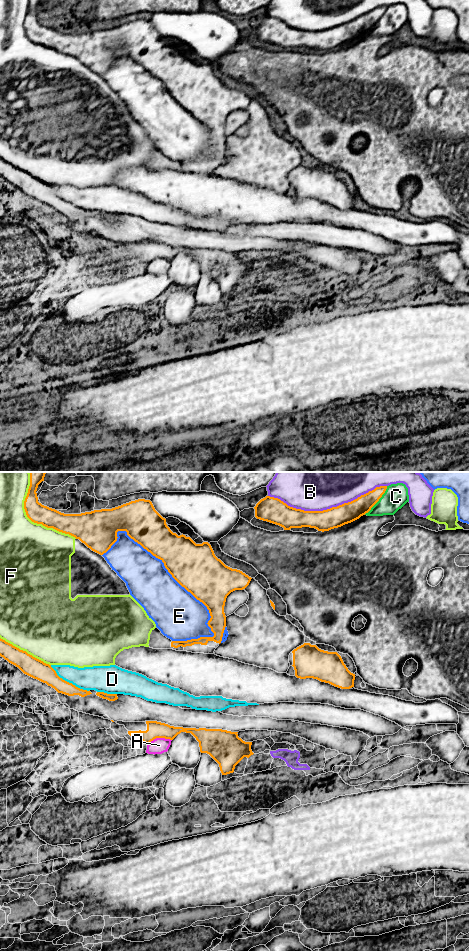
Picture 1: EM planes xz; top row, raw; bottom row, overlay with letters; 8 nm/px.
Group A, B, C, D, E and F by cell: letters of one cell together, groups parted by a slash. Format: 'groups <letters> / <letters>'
groups A / B / C / D / E / F

